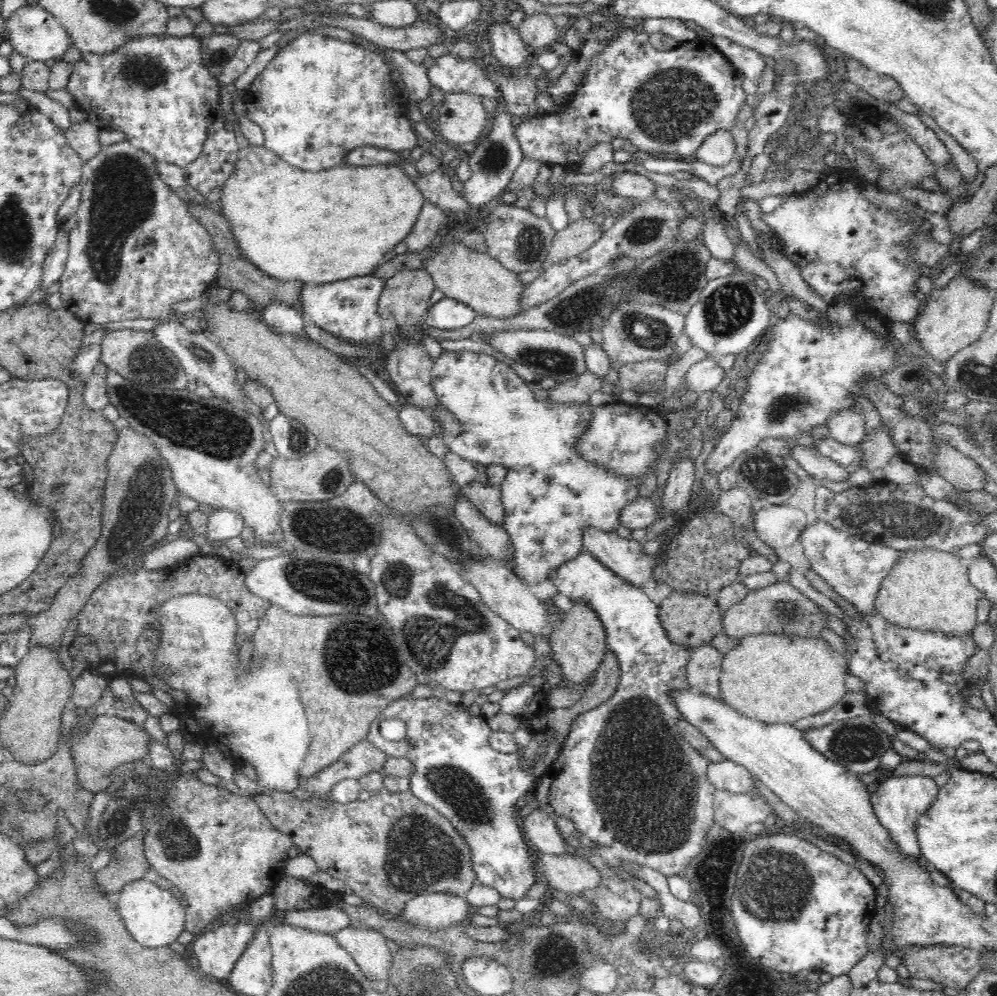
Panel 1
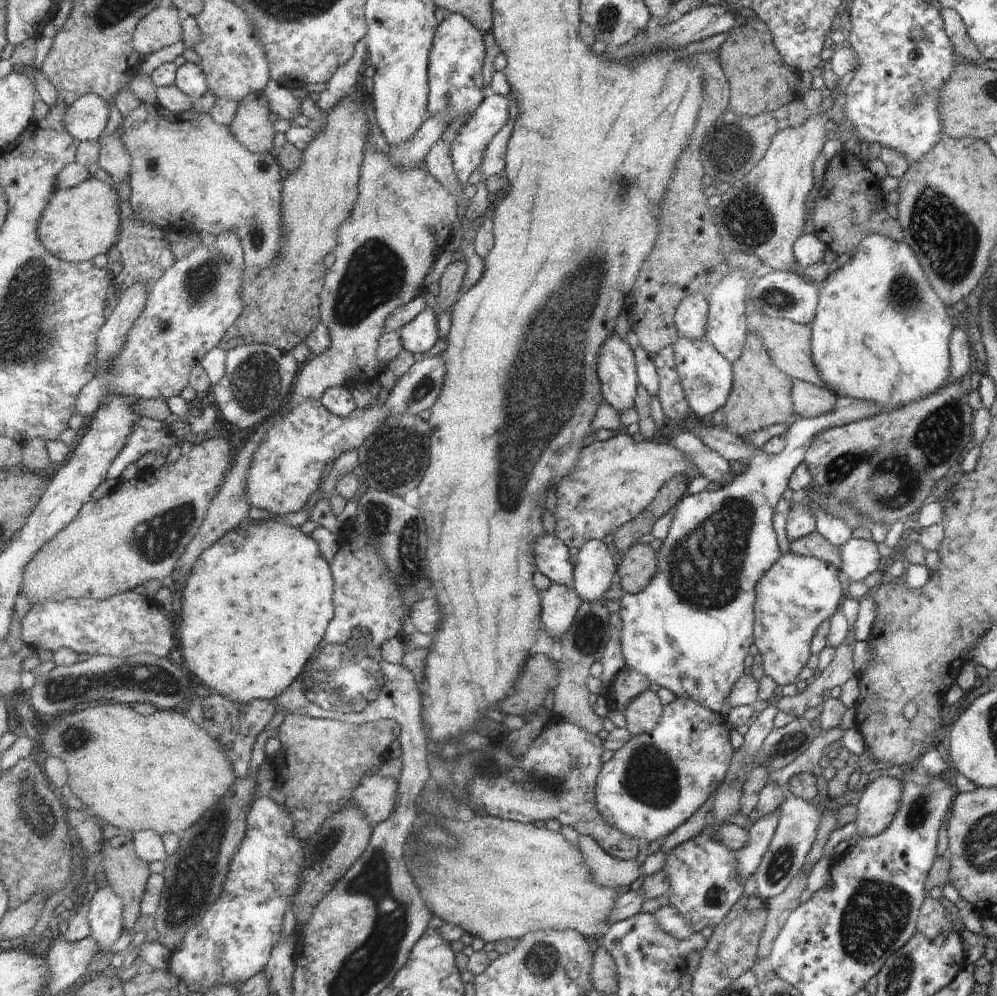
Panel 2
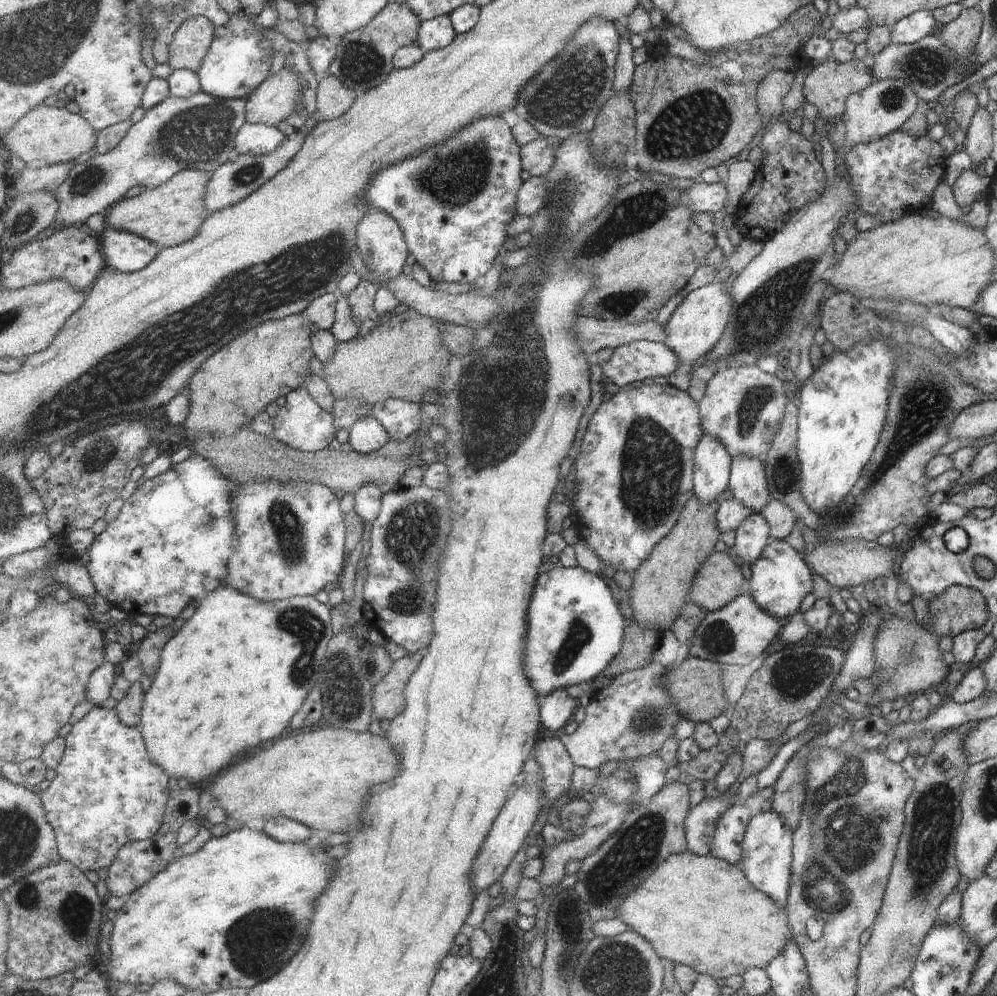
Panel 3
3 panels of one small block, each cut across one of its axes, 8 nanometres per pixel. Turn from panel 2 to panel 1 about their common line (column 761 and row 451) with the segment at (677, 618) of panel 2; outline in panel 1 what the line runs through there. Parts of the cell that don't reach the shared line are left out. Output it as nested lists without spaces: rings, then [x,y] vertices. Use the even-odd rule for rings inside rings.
[[[466,350],[444,352],[436,359],[432,368],[432,385],[440,405],[456,415],[461,423],[462,433],[456,438],[449,438],[449,450],[466,461],[485,466],[502,464],[508,470],[507,478],[499,486],[507,514],[504,528],[514,546],[516,571],[526,584],[543,581],[551,568],[582,552],[586,525],[596,525],[605,532],[618,528],[620,509],[638,496],[638,490],[636,483],[626,483],[624,479],[614,477],[578,457],[576,440],[582,432],[586,432],[588,417],[592,416],[588,404],[550,407],[546,401],[538,402],[531,385],[504,362],[496,361],[487,354]]]

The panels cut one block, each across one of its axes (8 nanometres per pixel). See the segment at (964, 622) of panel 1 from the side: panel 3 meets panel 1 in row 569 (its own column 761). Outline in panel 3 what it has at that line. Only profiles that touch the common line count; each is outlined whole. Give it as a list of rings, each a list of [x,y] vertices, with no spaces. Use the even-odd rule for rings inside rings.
[[[693,852],[669,856],[661,868],[633,890],[623,902],[618,920],[629,926],[631,931],[645,936],[661,958],[674,964],[691,966],[698,974],[711,976],[713,980],[742,975],[748,968],[764,969],[783,948],[789,944],[791,930],[787,924],[786,908],[773,904],[769,896],[759,892],[739,867],[727,864],[710,854],[697,856]]]

